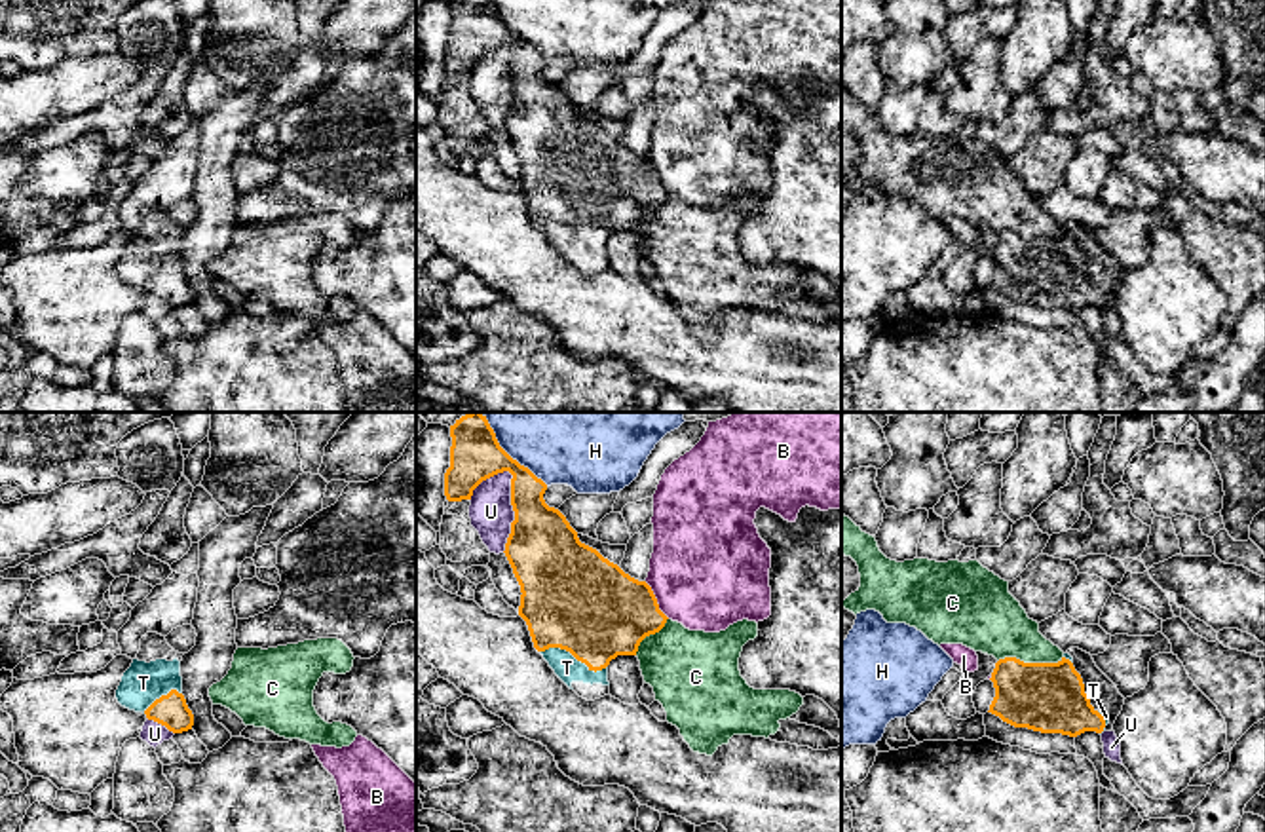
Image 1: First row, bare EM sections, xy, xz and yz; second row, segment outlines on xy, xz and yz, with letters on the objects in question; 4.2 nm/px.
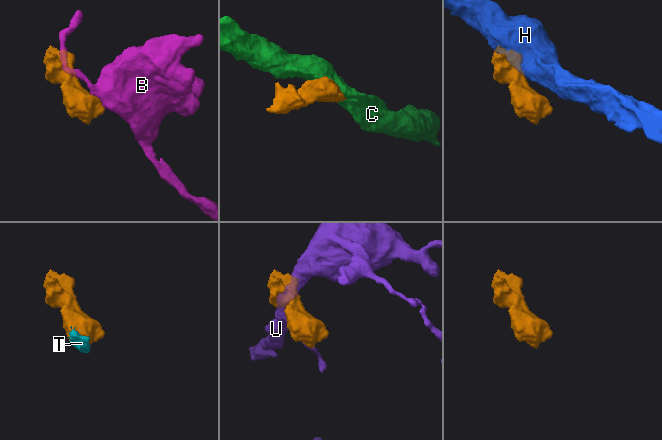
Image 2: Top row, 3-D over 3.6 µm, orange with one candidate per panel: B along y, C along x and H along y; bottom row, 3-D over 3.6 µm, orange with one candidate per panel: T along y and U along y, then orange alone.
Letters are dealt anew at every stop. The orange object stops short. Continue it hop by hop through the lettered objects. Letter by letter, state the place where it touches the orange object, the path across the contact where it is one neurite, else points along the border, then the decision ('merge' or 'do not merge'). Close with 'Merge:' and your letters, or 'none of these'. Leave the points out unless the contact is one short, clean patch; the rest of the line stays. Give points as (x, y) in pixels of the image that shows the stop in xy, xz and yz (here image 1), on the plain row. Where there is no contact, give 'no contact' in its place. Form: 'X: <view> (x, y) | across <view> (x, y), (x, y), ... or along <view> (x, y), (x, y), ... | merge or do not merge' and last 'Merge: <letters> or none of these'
B: xz (656, 175) | along xz (644, 156), (658, 181), (669, 192) | do not merge
C: yz (1030, 238) | do not merge
H: xz (515, 35) | do not merge
T: xz (574, 230) | merge
U: xz (513, 84) | do not merge
Merge: T

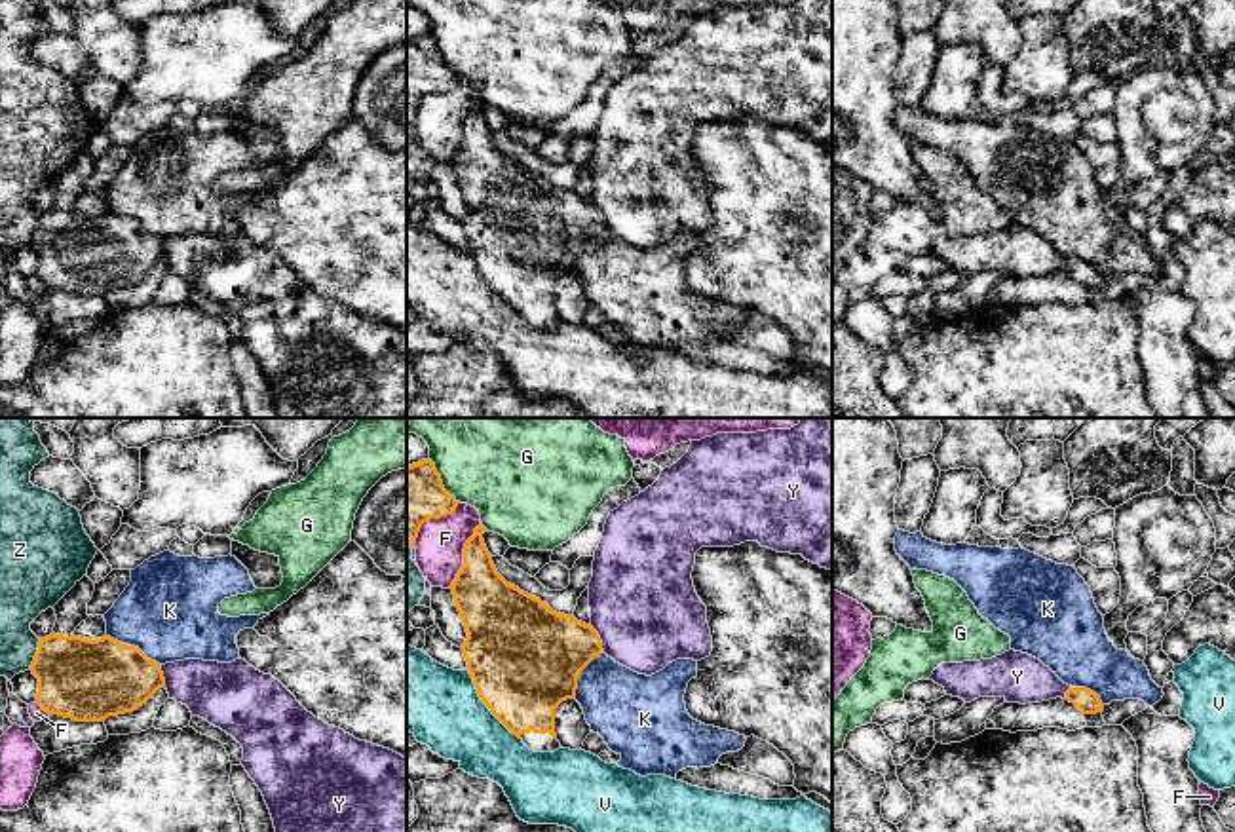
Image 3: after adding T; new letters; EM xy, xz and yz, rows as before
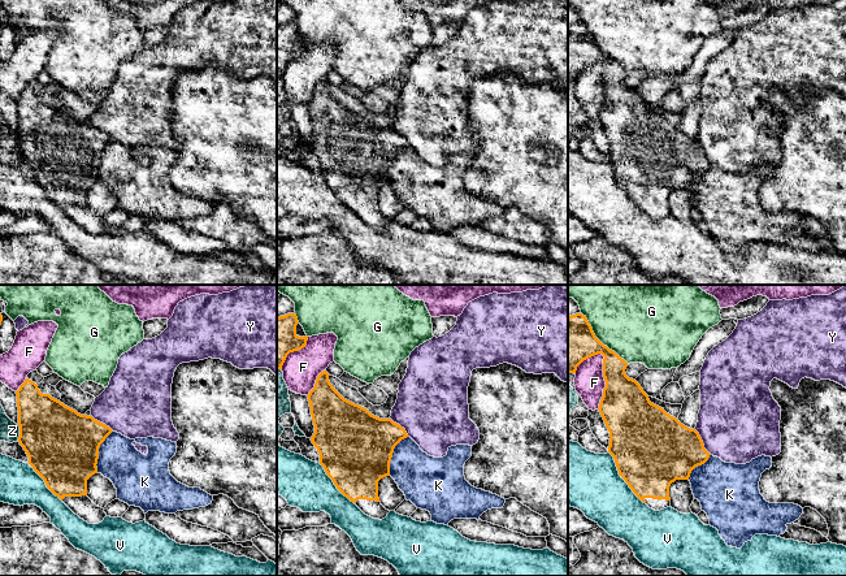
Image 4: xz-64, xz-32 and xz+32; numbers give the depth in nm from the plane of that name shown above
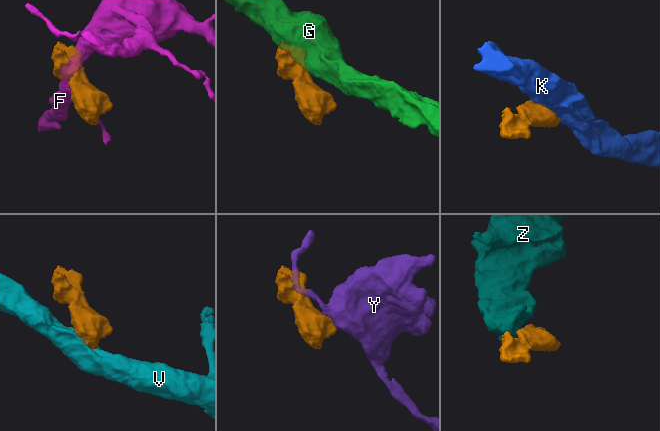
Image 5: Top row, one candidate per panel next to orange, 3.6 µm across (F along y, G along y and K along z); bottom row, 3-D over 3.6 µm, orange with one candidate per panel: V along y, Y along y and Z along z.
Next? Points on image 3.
F: xz (464, 130) | do not merge
G: xz (441, 56) | do not merge
K: xy (133, 221) | do not merge
V: xz (485, 278) | along xz (468, 244), (479, 274), (519, 314) | do not merge
Y: xz (599, 211) | along xz (589, 198), (605, 225) | do not merge
Z: xy (37, 228) | merge
Merge: Z

